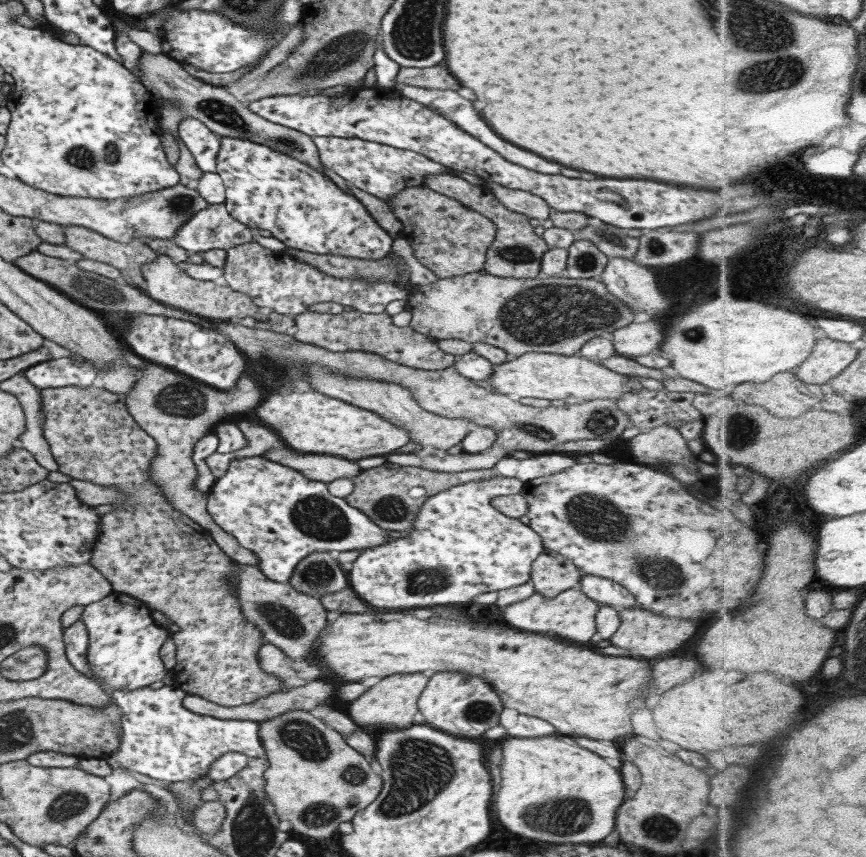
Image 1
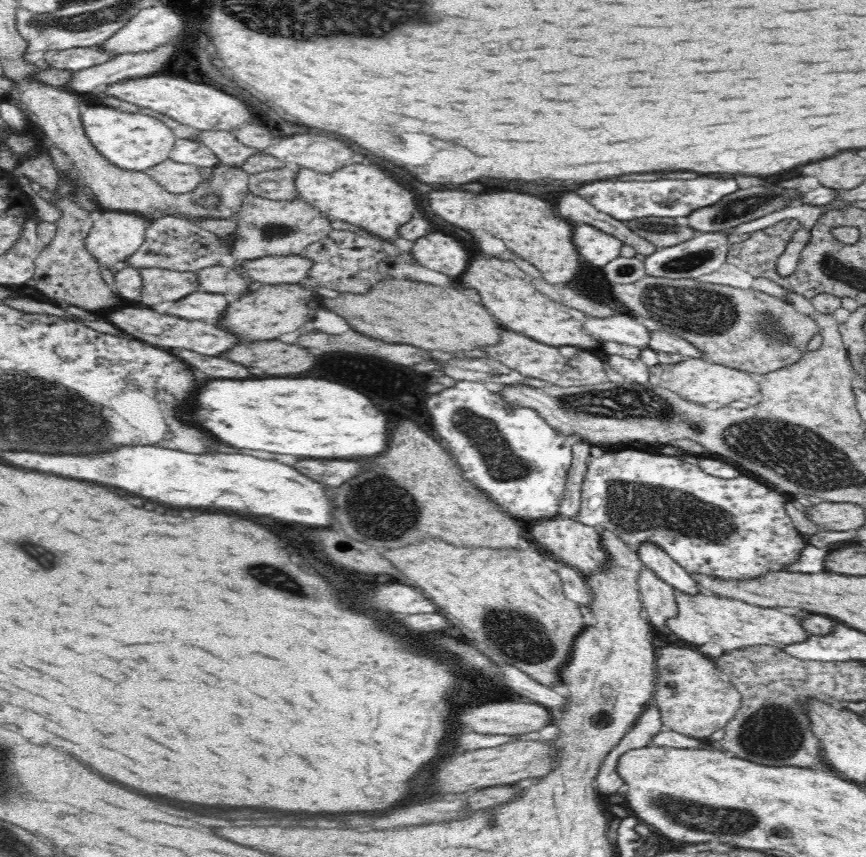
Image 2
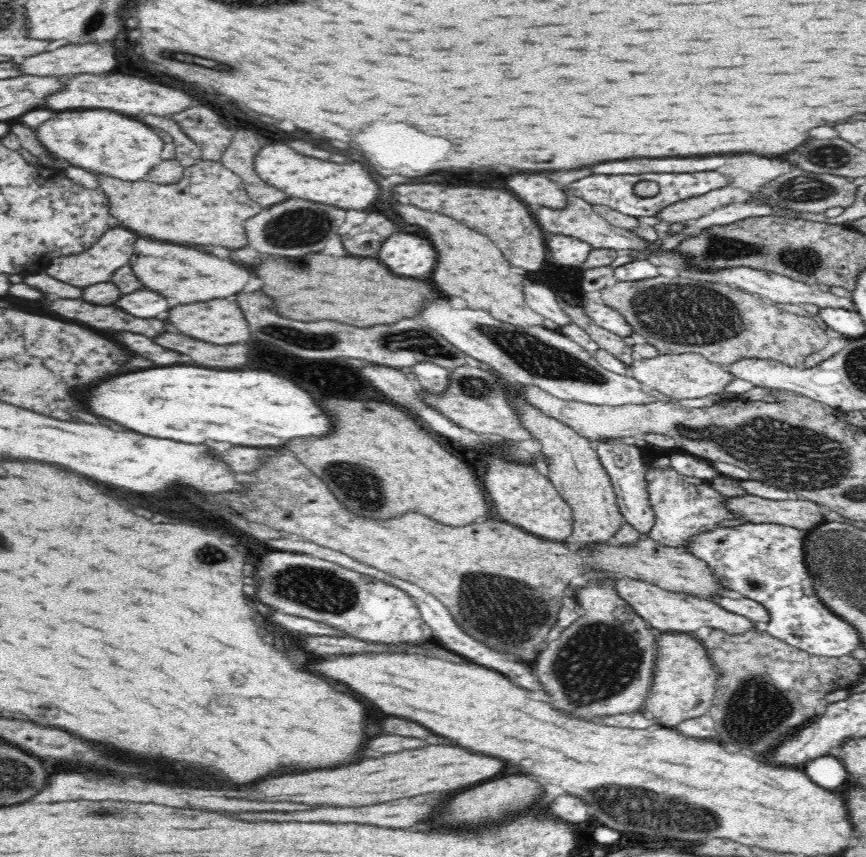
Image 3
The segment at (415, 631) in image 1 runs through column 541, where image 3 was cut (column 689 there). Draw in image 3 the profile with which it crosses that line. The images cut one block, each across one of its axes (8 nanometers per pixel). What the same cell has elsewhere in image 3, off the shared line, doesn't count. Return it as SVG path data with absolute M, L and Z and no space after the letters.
M662 634L657 639L654 681L643 711L656 718L659 726L676 729L684 720L708 714L716 698L718 671L702 642L693 634Z

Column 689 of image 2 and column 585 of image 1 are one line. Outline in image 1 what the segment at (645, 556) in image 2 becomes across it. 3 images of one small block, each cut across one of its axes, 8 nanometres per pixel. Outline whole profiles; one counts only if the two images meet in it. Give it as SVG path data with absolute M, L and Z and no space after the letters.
M584 573L578 586L587 598L599 605L611 606L617 610L634 606L632 594L613 580Z

